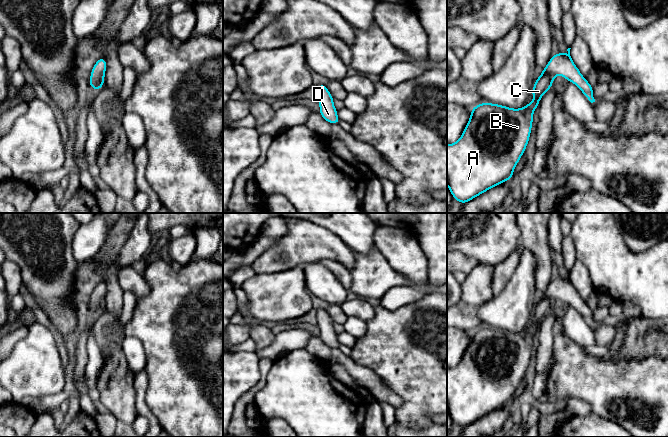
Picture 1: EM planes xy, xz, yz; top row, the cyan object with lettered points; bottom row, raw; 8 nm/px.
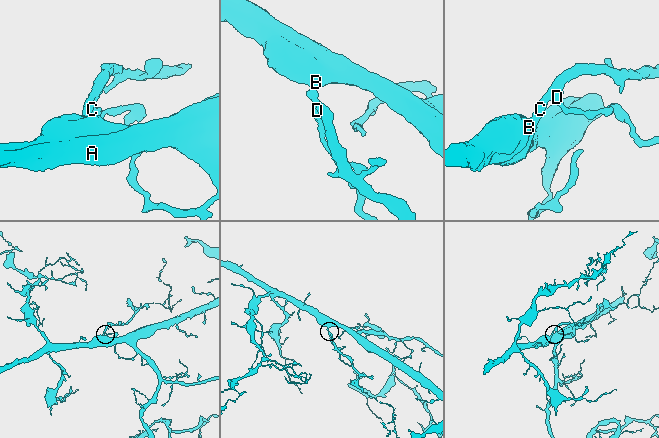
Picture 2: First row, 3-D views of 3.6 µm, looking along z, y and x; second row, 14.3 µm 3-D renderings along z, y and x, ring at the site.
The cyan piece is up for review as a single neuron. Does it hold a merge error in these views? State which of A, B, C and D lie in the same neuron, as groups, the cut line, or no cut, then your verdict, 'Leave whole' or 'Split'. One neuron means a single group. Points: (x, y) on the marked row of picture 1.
Groups: A B C D. No split. Leave whole

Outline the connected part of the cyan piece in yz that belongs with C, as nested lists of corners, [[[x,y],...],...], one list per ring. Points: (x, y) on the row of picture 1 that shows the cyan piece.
[[[570,49],[567,54],[558,52],[552,55],[543,72],[536,79],[532,89],[534,101],[513,109],[499,104],[483,102],[471,109],[470,119],[456,143],[447,144],[447,185],[453,199],[465,204],[487,190],[513,178],[513,171],[529,142],[533,124],[533,111],[538,108],[545,92],[552,88],[556,75],[561,74],[567,81],[574,83],[591,102],[593,86],[588,83],[574,64]]]

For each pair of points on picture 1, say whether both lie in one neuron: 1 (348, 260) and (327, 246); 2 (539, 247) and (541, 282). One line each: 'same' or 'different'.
1: same
2: same

